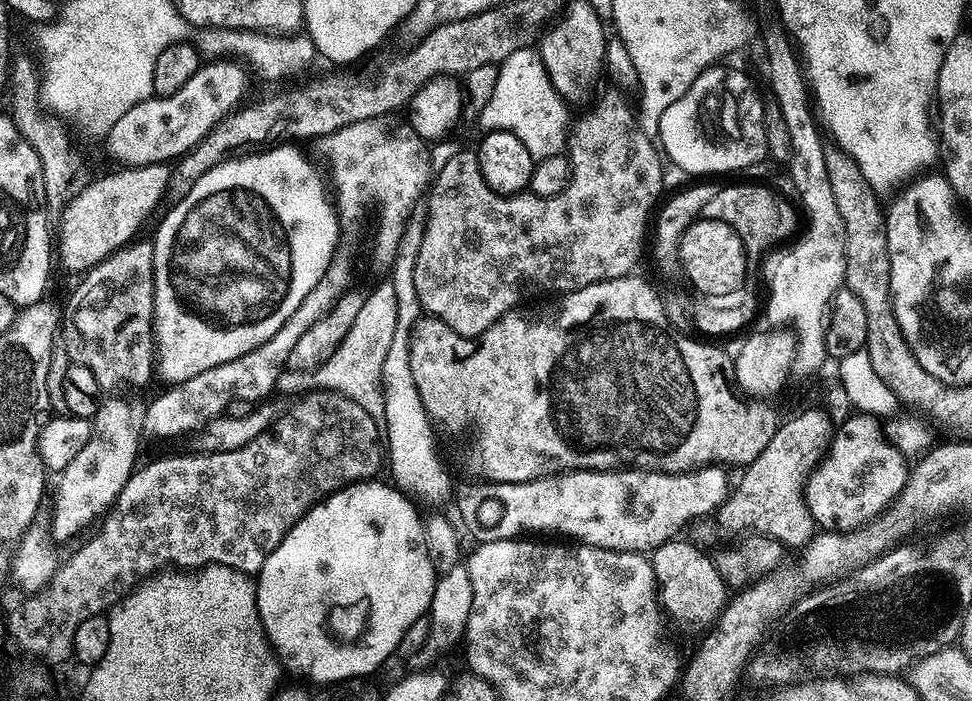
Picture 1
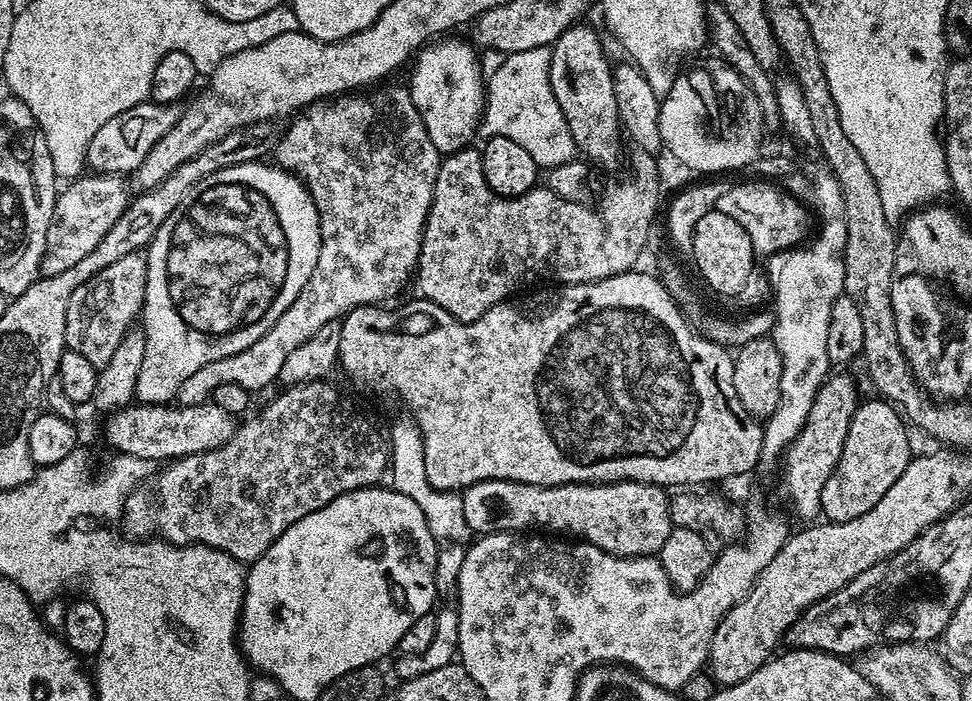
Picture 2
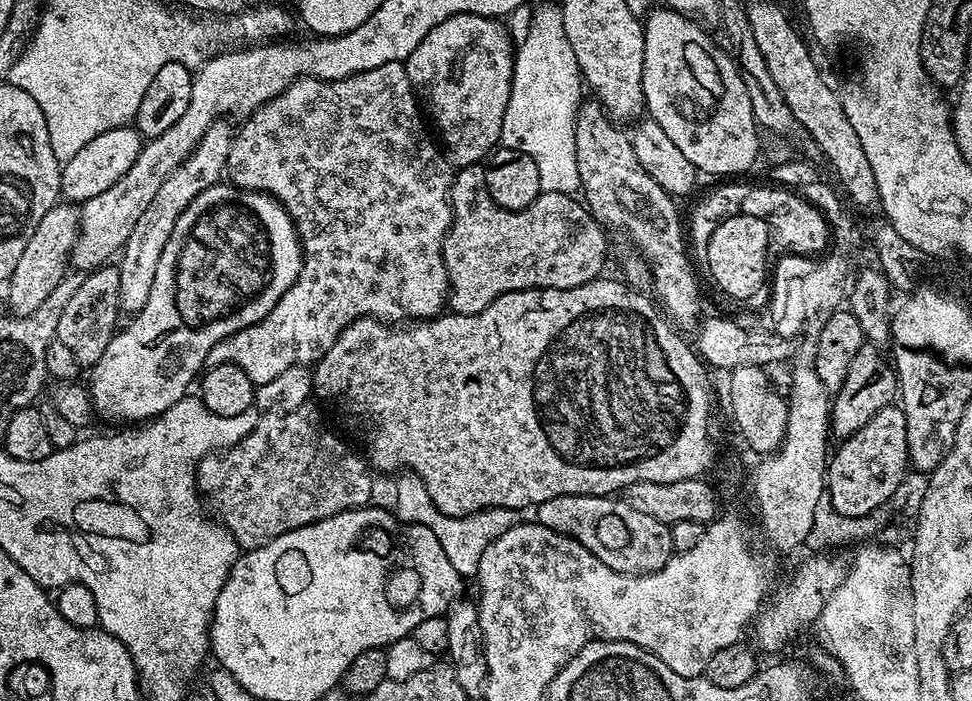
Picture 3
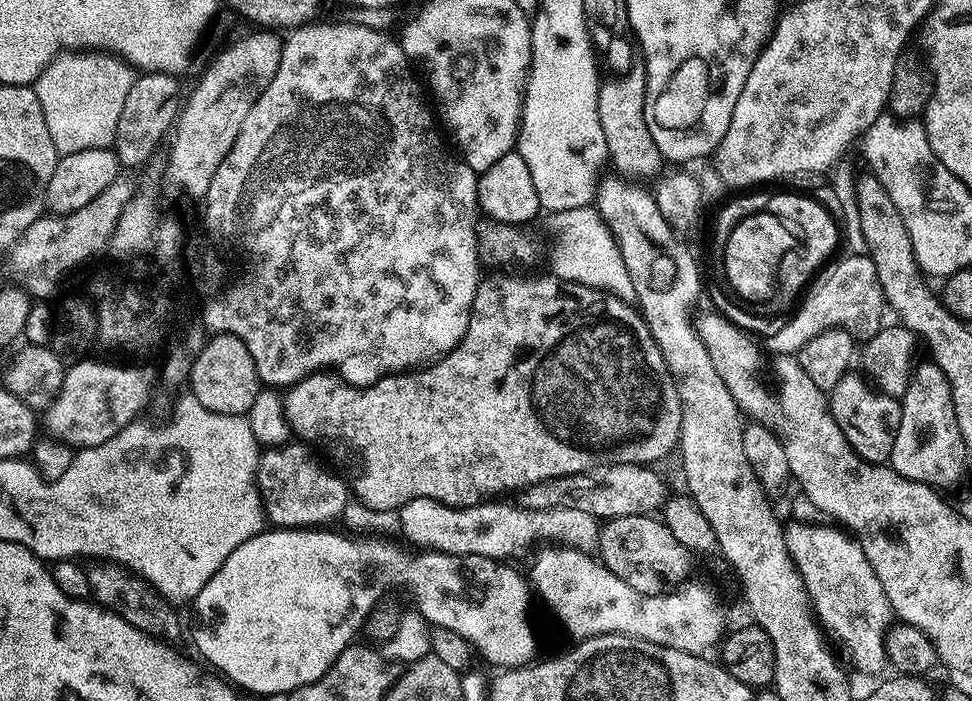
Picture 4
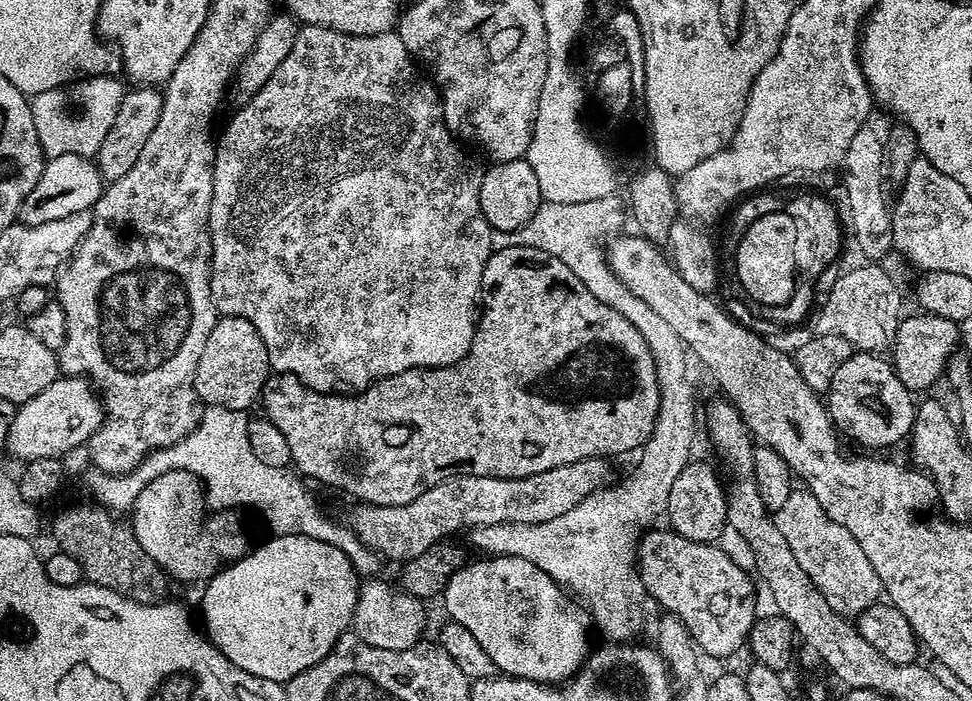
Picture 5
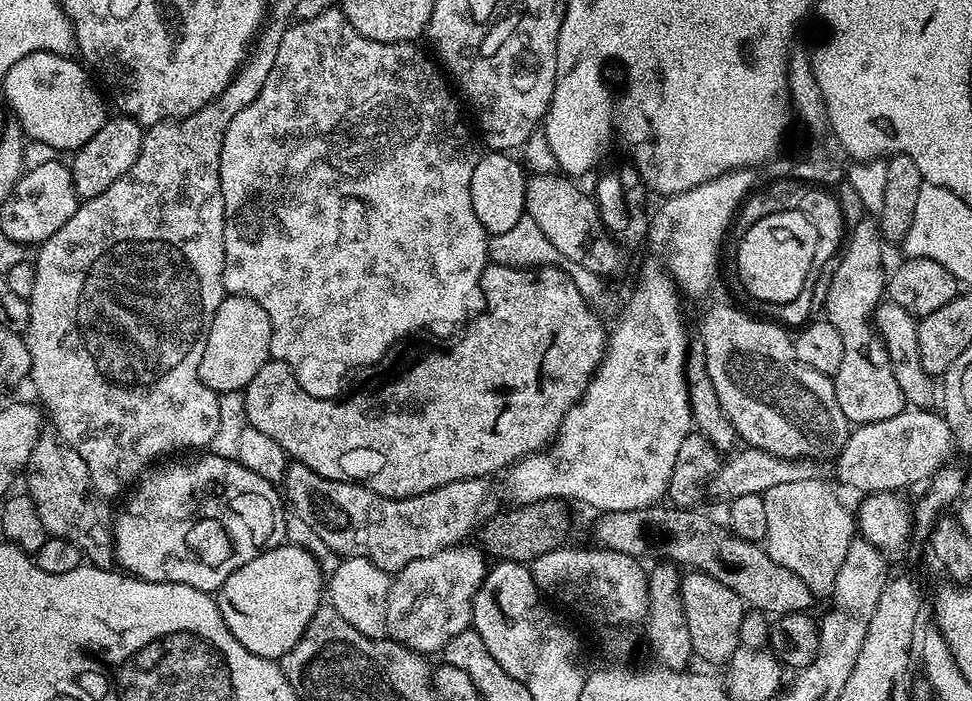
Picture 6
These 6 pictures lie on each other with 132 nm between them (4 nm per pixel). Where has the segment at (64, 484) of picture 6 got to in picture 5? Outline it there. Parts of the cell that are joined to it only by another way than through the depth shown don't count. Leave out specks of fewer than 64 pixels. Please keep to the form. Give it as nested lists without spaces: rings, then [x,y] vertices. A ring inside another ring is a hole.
[[[95,502],[87,503],[76,504],[57,514],[52,524],[52,532],[56,535],[55,547],[78,561],[87,583],[114,590],[139,604],[165,603],[169,599],[170,578],[160,569],[158,562],[138,546],[131,523],[119,524],[116,521],[119,519],[109,509]]]

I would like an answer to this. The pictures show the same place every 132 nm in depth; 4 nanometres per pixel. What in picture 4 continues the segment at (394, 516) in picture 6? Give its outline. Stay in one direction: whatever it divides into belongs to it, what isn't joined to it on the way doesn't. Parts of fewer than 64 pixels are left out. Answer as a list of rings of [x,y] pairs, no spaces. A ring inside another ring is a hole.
[[[610,464],[607,468],[597,468],[591,472],[559,476],[533,484],[523,493],[522,504],[534,510],[582,510],[582,514],[590,514],[604,522],[627,516],[650,516],[659,513],[670,499],[668,488],[656,470],[643,464]]]

